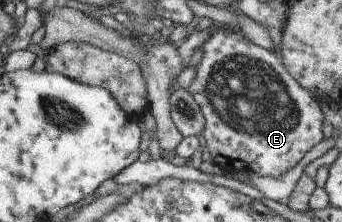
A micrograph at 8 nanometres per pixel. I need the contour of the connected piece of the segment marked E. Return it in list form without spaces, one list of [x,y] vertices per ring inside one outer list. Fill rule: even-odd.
[[[225,25],[225,29],[220,29],[213,33],[209,39],[207,39],[200,48],[203,49],[203,58],[196,67],[196,74],[193,79],[189,90],[192,95],[197,99],[197,102],[201,105],[203,114],[206,118],[206,127],[203,131],[203,137],[205,138],[205,145],[209,149],[209,153],[213,163],[218,165],[224,171],[238,172],[256,172],[261,176],[270,176],[273,178],[279,178],[281,175],[287,174],[288,171],[294,170],[296,165],[306,157],[306,153],[316,147],[320,141],[324,141],[324,113],[320,109],[320,103],[318,103],[305,87],[300,85],[299,81],[291,74],[291,71],[285,66],[282,56],[280,54],[271,53],[262,47],[256,45],[256,43],[250,42],[244,34],[240,31],[232,31]]]

